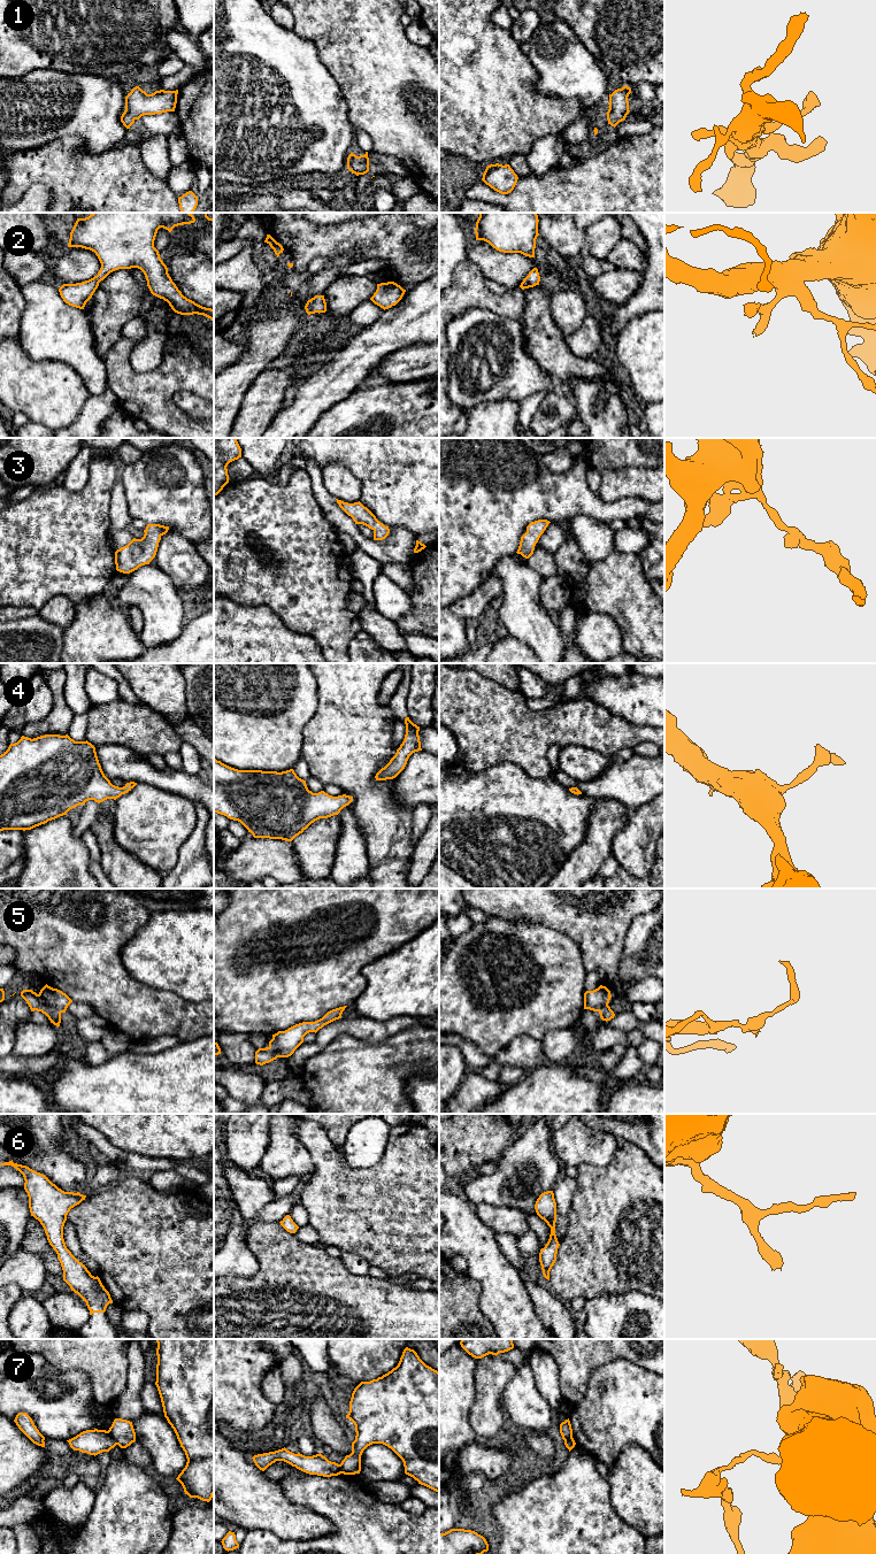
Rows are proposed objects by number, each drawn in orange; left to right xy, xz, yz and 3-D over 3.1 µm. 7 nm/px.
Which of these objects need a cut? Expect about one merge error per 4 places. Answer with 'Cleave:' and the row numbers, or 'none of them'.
Cleave: 5, 7

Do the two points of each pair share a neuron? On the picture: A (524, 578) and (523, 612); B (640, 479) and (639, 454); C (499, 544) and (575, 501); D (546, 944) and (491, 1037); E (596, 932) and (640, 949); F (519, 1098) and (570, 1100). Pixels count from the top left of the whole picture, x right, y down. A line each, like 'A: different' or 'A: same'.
A: same
B: different
C: same
D: same
E: different
F: same

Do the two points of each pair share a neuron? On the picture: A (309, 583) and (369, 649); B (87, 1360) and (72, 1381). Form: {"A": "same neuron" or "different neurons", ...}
{"A": "different neurons", "B": "different neurons"}

